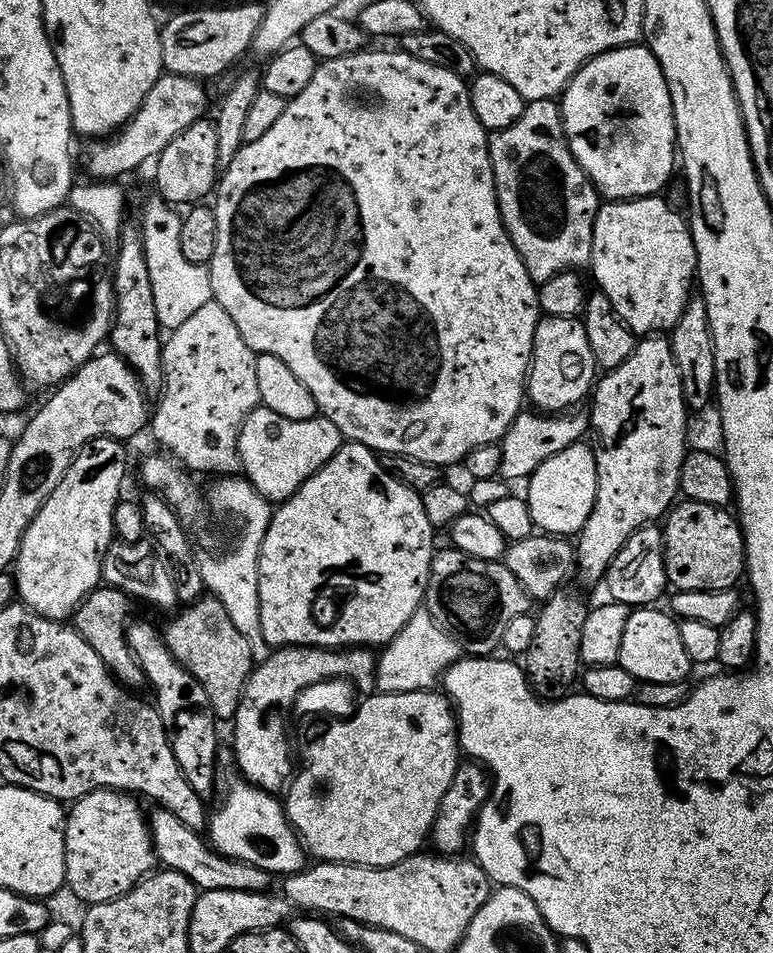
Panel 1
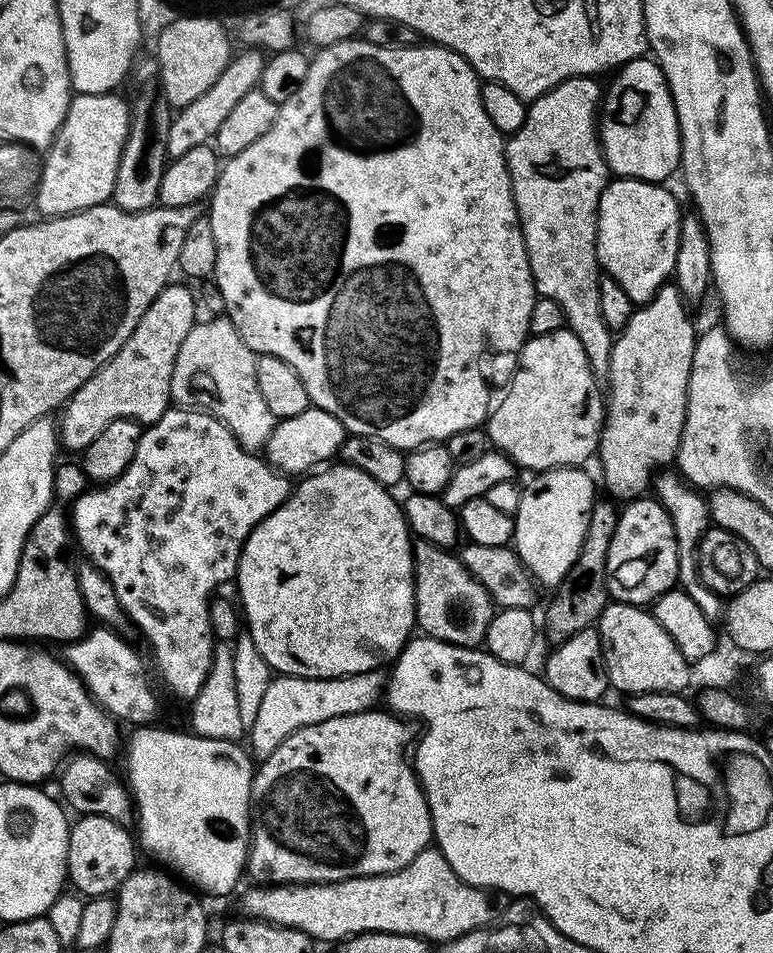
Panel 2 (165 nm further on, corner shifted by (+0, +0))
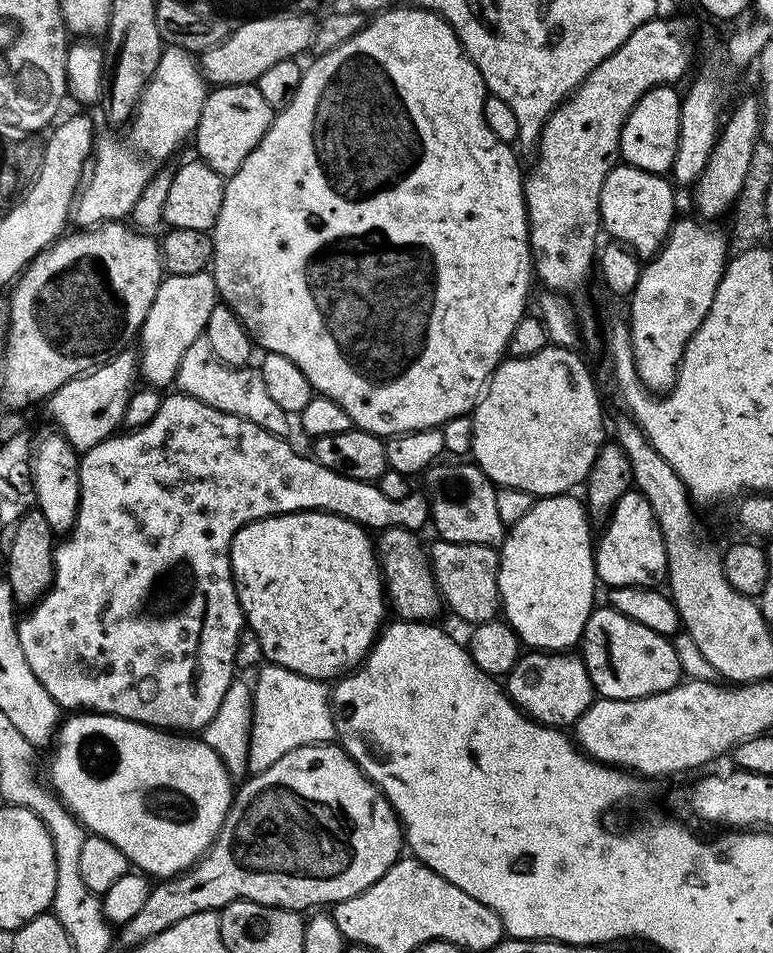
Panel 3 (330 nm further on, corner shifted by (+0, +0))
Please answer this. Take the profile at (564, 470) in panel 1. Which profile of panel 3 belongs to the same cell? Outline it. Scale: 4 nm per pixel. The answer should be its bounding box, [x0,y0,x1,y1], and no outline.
[498,494,597,652]

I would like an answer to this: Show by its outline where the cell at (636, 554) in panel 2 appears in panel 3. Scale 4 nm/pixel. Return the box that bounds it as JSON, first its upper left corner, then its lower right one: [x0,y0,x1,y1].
[594,492,668,588]

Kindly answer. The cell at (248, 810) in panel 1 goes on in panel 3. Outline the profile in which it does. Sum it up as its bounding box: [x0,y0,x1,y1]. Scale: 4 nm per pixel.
[50,714,234,878]

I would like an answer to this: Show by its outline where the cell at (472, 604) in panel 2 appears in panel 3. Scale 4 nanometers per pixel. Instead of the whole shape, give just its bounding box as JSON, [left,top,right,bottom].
[375,528,442,622]

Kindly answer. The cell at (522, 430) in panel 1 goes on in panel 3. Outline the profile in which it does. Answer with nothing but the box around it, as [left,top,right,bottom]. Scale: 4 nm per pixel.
[16,394,430,734]

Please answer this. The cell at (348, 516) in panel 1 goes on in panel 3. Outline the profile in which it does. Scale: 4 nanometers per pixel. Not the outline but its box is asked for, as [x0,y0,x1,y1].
[230,512,386,682]

